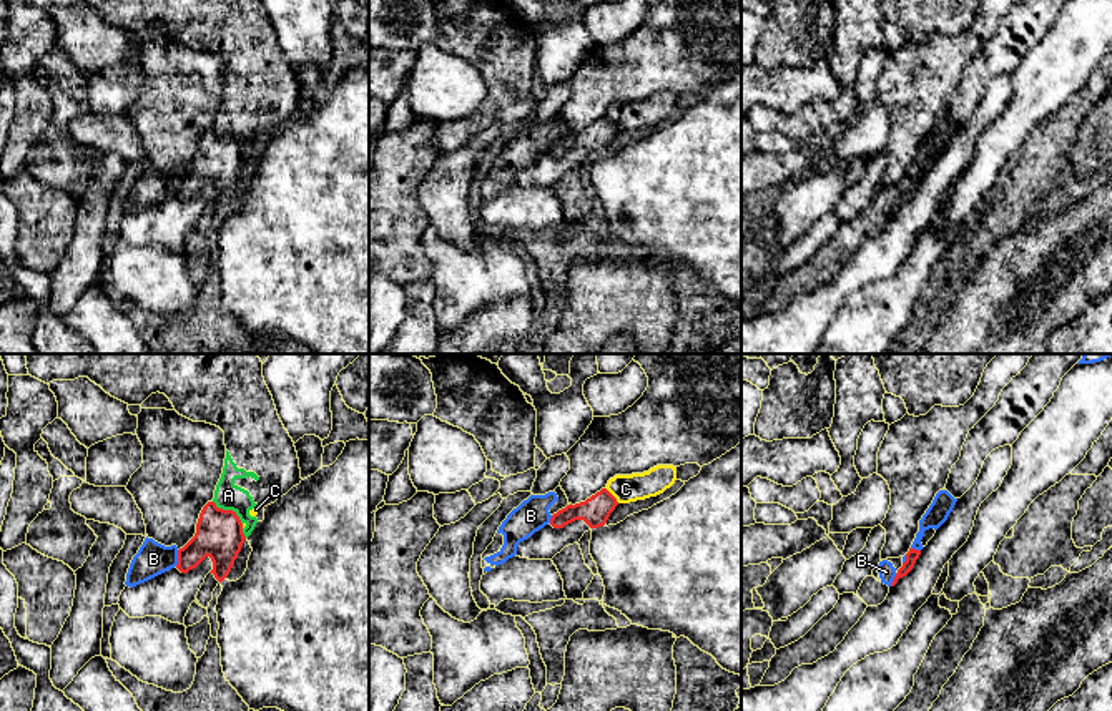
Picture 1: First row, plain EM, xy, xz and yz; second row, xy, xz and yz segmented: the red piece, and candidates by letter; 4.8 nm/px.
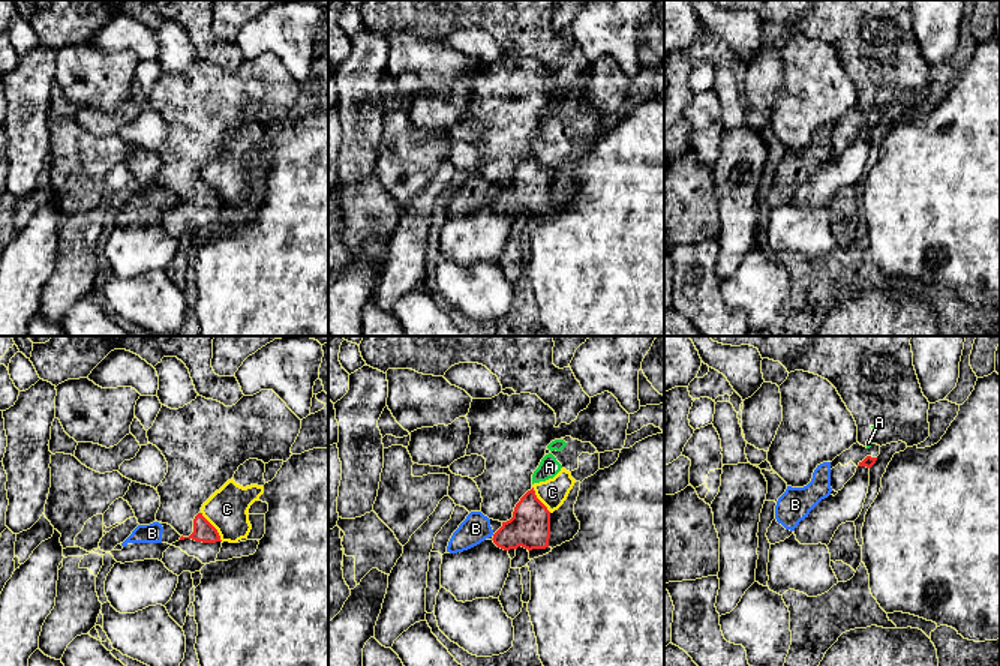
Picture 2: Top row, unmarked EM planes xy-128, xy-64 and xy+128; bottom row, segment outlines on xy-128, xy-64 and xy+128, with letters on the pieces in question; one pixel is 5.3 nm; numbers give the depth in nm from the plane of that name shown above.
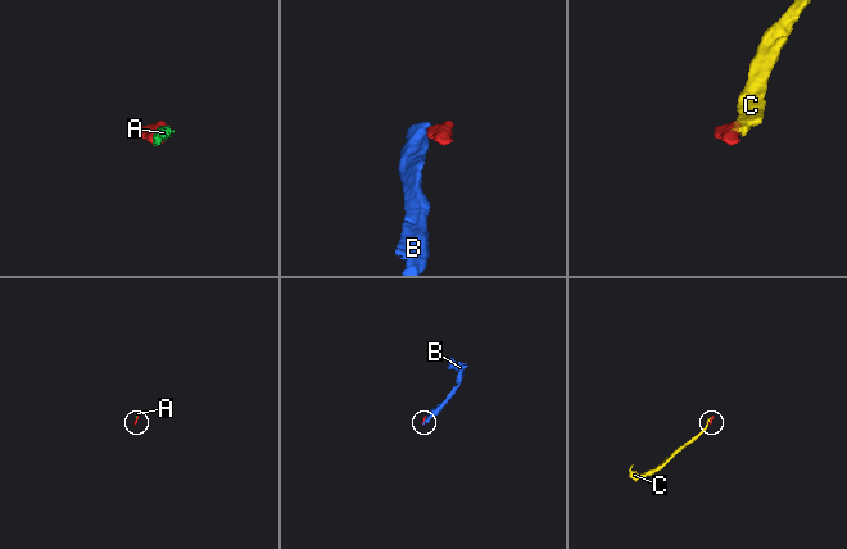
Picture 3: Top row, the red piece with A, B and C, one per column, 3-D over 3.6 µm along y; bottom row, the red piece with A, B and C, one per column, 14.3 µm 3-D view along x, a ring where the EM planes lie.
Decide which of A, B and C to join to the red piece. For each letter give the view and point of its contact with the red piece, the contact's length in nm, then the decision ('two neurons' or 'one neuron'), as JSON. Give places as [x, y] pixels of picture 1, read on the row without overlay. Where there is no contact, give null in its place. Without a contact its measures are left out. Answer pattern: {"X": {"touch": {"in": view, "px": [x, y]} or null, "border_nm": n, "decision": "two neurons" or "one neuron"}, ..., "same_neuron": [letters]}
{"A": {"touch": {"in": "xy", "px": [228, 138]}, "border_nm": 180, "decision": "two neurons"}, "B": {"touch": {"in": "xy", "px": [178, 186]}, "border_nm": 80, "decision": "two neurons"}, "C": {"touch": {"in": "xz", "px": [612, 123]}, "border_nm": 100, "decision": "two neurons"}, "same_neuron": []}

